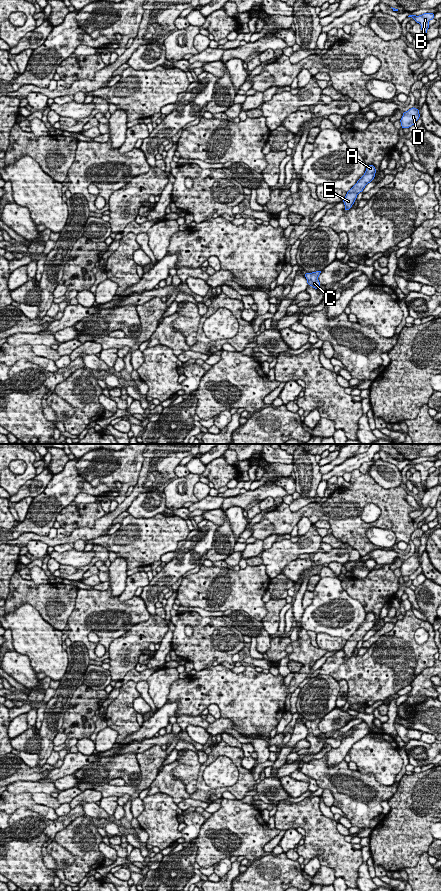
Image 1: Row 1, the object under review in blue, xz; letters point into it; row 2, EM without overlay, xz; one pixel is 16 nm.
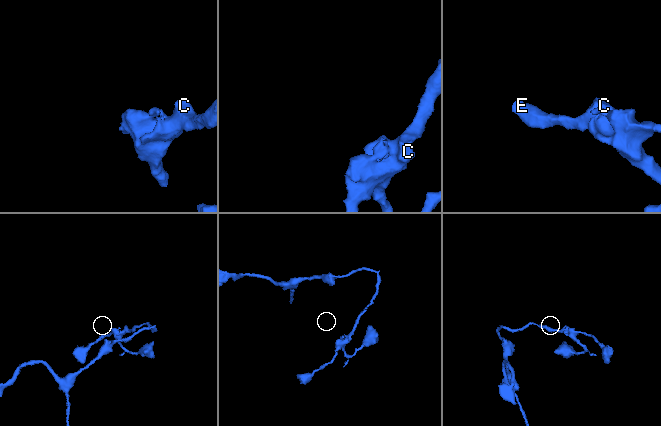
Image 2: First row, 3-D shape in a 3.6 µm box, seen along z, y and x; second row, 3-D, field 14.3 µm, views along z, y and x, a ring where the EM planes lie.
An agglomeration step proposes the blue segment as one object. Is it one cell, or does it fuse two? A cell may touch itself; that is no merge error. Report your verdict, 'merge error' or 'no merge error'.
no merge error

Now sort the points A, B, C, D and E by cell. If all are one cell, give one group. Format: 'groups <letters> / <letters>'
groups A B C D E

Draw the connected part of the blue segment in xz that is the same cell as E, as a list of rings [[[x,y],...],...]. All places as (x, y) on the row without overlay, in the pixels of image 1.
[[[367,613],[365,622],[357,629],[357,631],[347,640],[343,651],[345,659],[348,659],[355,650],[357,643],[363,639],[365,634],[370,631],[375,625],[376,617],[374,613]]]

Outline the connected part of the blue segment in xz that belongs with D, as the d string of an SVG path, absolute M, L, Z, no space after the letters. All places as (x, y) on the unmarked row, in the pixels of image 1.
M412 555L407 560L403 560L403 564L400 567L402 577L410 576L419 566L419 557L416 557L415 555Z

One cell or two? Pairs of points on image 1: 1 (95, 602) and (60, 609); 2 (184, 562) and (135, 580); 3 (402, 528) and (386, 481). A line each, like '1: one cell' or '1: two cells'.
1: two cells
2: two cells
3: two cells

